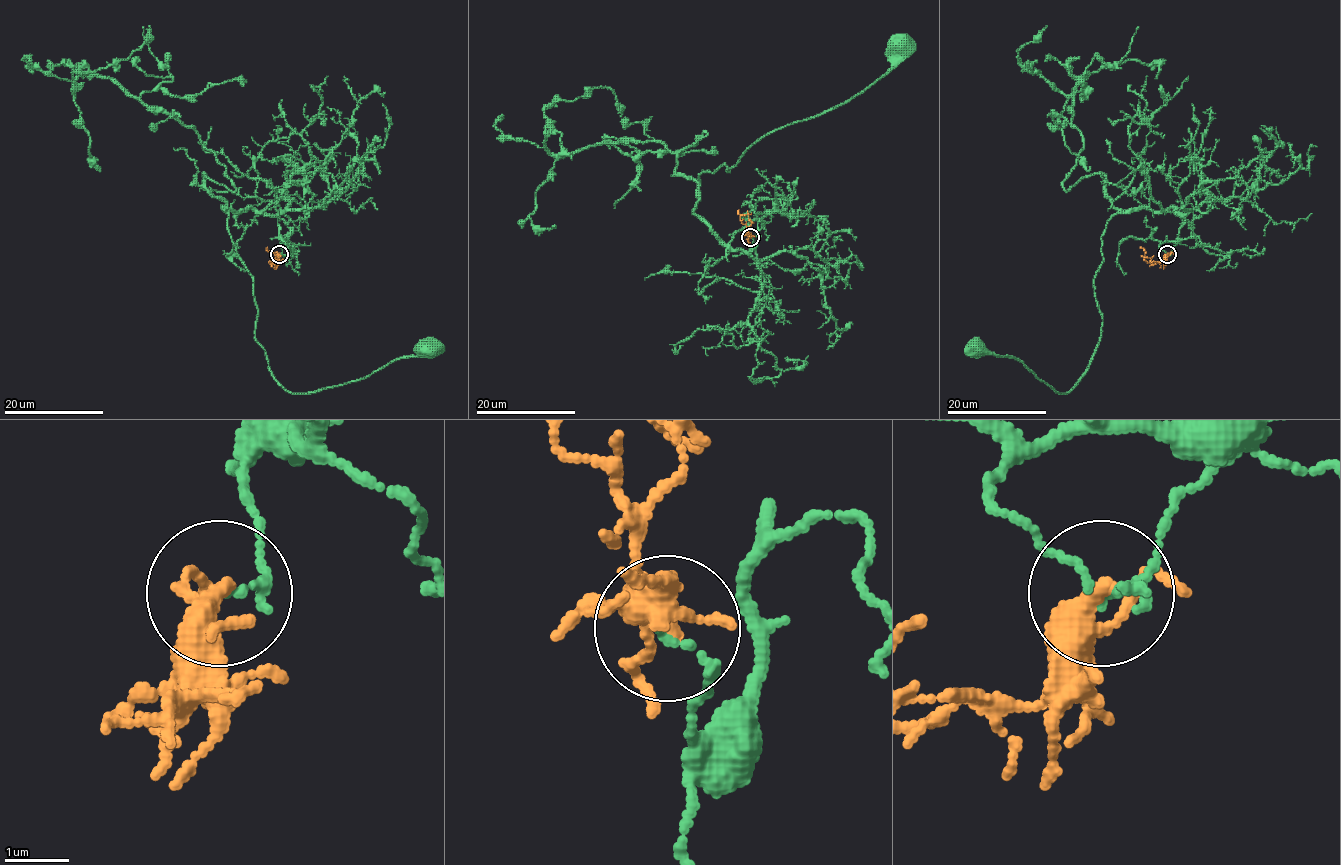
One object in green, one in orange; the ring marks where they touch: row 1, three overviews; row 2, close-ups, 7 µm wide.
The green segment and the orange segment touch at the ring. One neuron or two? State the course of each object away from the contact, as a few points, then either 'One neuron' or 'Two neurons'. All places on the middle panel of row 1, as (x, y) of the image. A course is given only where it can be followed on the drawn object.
Course of green: (750, 236), (749, 254), (732, 250), (694, 212), (699, 175), (729, 171), (758, 139), (841, 105), (897, 50). Course of orange: (750, 236), (751, 222), (747, 214), (737, 213), (739, 209). Two neurons

